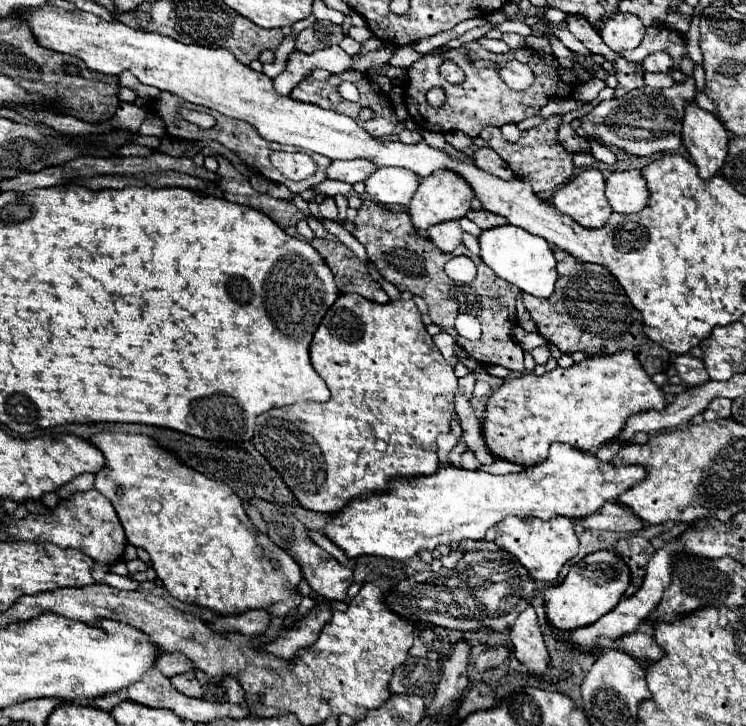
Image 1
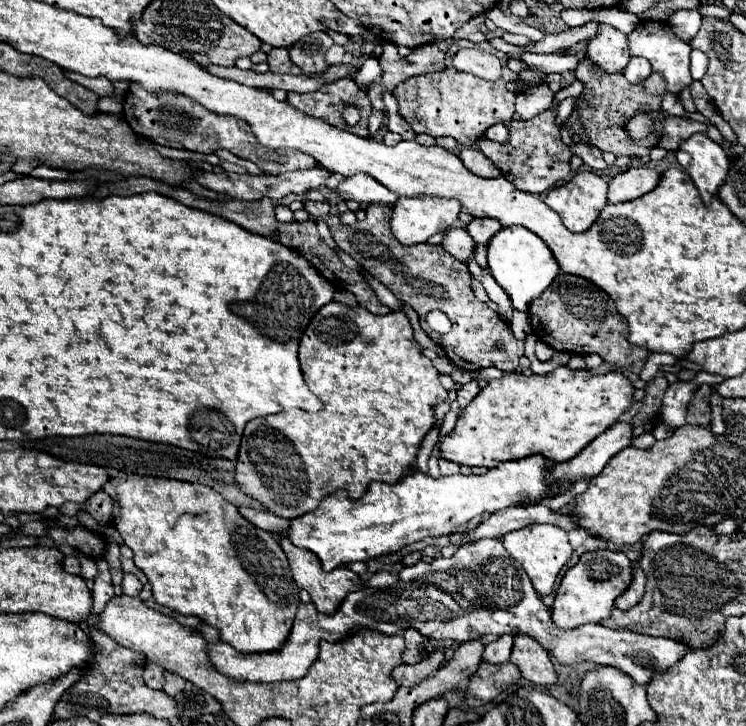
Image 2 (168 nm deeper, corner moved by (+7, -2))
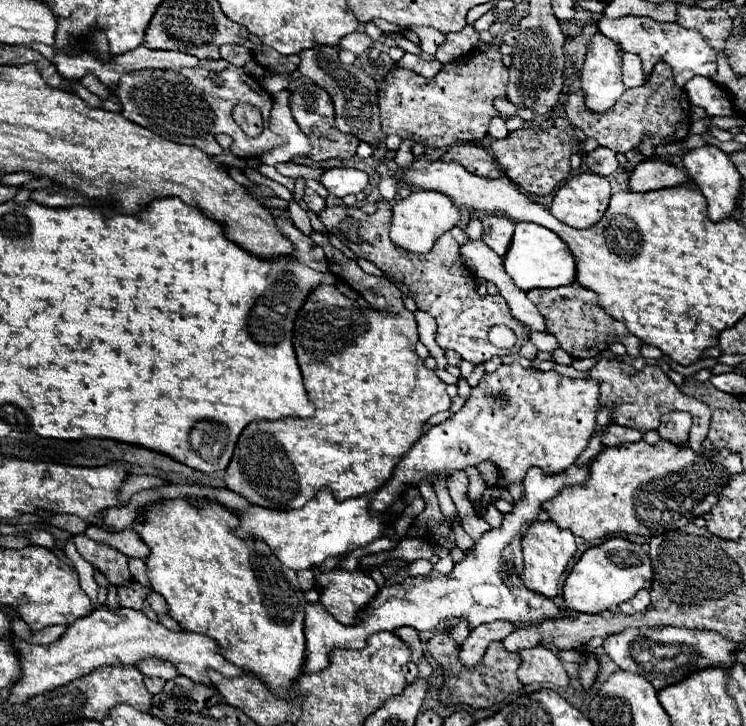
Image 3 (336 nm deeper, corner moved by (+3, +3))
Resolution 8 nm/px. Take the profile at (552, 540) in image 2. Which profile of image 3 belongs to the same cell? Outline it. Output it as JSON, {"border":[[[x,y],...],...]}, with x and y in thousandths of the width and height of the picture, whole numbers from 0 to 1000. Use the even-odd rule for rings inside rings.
{"border":[[[717,718],[709,723],[706,734],[701,737],[701,770],[704,770],[704,787],[701,787],[701,800],[704,806],[736,825],[749,820],[749,798],[755,787],[760,784],[763,773],[768,770],[773,759],[771,740],[765,731],[749,729],[741,718]]]}

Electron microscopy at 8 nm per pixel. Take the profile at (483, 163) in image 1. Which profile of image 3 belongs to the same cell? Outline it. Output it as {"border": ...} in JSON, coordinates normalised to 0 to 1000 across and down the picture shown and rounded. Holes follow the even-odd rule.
{"border":[[[615,197],[615,200],[605,202],[599,211],[594,211],[591,219],[597,219],[597,222],[613,222],[629,238],[642,241],[642,244],[664,247],[664,244],[672,241],[672,230],[669,230],[666,219],[658,211],[653,211],[647,202],[642,202],[642,200]]]}

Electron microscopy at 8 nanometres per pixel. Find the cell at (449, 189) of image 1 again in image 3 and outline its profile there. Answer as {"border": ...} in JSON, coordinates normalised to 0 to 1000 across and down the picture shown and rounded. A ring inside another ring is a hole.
{"border":[[[554,263],[546,274],[535,274],[527,282],[524,332],[551,348],[572,348],[597,318],[615,307],[615,299],[615,288],[599,269],[588,263]]]}

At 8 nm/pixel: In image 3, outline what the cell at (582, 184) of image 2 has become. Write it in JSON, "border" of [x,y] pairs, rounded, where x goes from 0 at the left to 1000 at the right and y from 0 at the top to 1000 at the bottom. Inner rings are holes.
{"border":[[[776,238],[747,260],[739,280],[739,293],[771,315],[787,315],[808,299],[816,271],[819,255],[811,244]]]}

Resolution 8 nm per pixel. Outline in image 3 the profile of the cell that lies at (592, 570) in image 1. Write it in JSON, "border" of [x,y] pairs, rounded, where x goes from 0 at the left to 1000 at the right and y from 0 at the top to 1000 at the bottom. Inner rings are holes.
{"border":[[[822,740],[806,751],[787,756],[757,798],[755,831],[773,844],[806,844],[843,828],[857,811],[870,811],[875,781],[865,756],[835,740]]]}

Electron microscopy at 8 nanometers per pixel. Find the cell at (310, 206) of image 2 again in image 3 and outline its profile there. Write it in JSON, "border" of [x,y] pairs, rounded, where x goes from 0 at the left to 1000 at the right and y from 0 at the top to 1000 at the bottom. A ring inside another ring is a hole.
{"border":[[[409,260],[406,277],[412,280],[412,285],[414,285],[420,293],[428,293],[428,291],[433,291],[433,285],[436,285],[436,274],[433,274],[430,269],[425,269],[422,263],[417,263],[417,260]]]}

